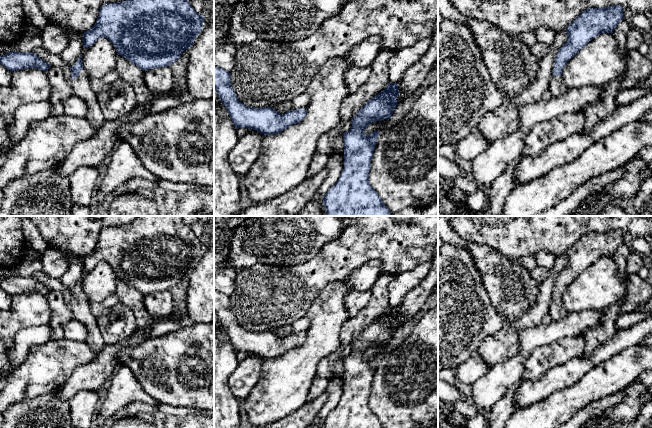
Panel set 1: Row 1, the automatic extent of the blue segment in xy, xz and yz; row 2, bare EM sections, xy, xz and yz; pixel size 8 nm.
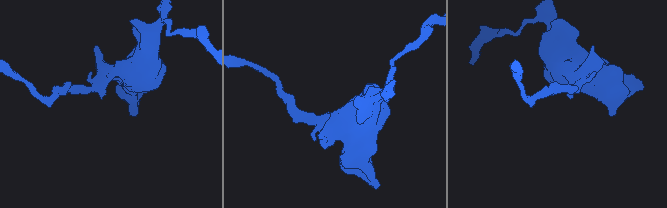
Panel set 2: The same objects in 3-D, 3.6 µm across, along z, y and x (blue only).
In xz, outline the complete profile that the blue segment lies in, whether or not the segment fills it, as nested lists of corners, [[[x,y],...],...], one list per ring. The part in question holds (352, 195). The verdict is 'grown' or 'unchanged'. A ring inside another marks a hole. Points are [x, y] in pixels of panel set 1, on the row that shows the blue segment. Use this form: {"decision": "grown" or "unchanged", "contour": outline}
{"decision": "unchanged", "contour": [[[391,83],[371,98],[359,112],[352,118],[352,126],[343,134],[344,141],[344,169],[338,181],[327,191],[323,197],[323,206],[326,216],[390,216],[391,212],[382,199],[369,184],[369,171],[371,160],[379,136],[379,130],[366,135],[365,129],[374,121],[387,121],[392,117],[397,107],[399,96],[398,83]]]}

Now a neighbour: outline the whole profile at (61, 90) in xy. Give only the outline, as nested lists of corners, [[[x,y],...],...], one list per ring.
[[[52,66],[46,71],[51,86],[51,94],[48,98],[52,105],[51,115],[62,115],[63,101],[74,95],[72,86],[66,81],[64,71],[59,66]]]

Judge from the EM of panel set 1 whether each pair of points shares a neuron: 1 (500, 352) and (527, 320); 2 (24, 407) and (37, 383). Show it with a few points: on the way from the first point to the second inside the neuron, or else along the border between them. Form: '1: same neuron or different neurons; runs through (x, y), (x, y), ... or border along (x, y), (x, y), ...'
1: different neurons; border along (529, 307), (515, 320), (514, 326), (516, 328)
2: different neurons; border along (52, 393), (23, 398), (10, 406)

